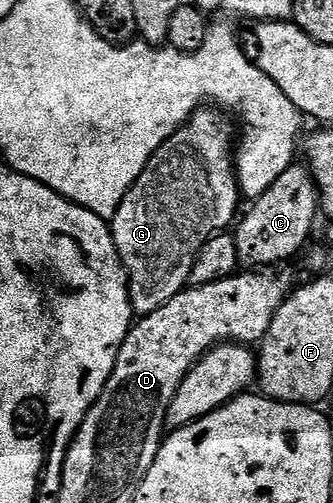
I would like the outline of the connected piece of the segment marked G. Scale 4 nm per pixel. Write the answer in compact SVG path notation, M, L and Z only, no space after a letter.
M206 105L195 111L191 115L190 120L180 130L172 133L168 137L168 141L164 141L164 145L160 145L160 149L156 149L156 153L150 158L148 165L144 165L144 173L140 173L140 177L136 177L136 181L128 189L124 201L120 201L120 209L116 209L112 220L114 244L118 250L118 256L121 257L122 263L126 267L126 277L130 280L130 305L134 309L135 316L151 315L153 311L160 309L160 305L164 305L169 299L180 294L187 284L190 283L194 256L197 255L200 248L208 240L213 239L219 233L225 232L229 228L226 226L230 222L231 226L239 214L238 199L240 200L240 188L238 185L238 172L236 170L236 127L232 119L232 124L230 124L229 118L231 119L231 116L225 110L219 109L214 105Z

